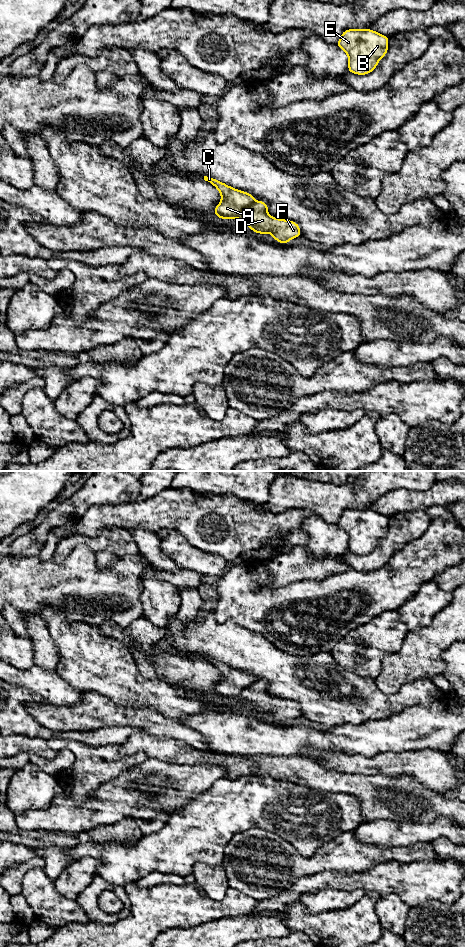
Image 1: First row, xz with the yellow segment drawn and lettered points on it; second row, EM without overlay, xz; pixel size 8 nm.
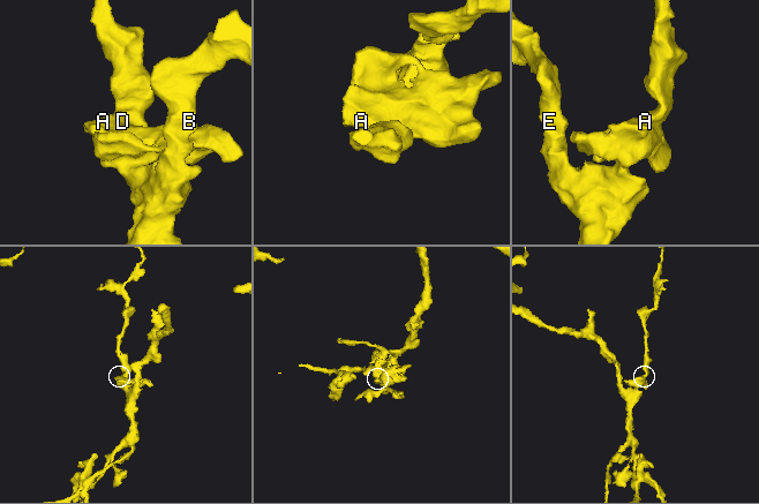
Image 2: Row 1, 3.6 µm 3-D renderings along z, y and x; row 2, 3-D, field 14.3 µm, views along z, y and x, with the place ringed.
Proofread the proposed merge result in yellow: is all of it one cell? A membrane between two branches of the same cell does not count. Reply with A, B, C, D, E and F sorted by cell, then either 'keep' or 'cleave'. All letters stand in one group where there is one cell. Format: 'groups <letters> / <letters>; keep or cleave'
groups A C / B D E F; cleave

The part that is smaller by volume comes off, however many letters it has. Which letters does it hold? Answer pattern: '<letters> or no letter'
A, C

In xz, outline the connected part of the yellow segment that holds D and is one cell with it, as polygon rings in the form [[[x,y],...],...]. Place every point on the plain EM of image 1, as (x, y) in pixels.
[[[255,681],[244,689],[239,699],[255,713],[271,714],[281,724],[288,724],[291,719],[301,715],[301,709],[296,702],[270,696],[268,685],[263,681]]]

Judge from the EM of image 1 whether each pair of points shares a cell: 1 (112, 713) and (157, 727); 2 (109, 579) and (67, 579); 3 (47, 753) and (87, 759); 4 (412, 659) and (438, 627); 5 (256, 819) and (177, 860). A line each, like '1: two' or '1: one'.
1: one
2: one
3: two
4: one
5: one

